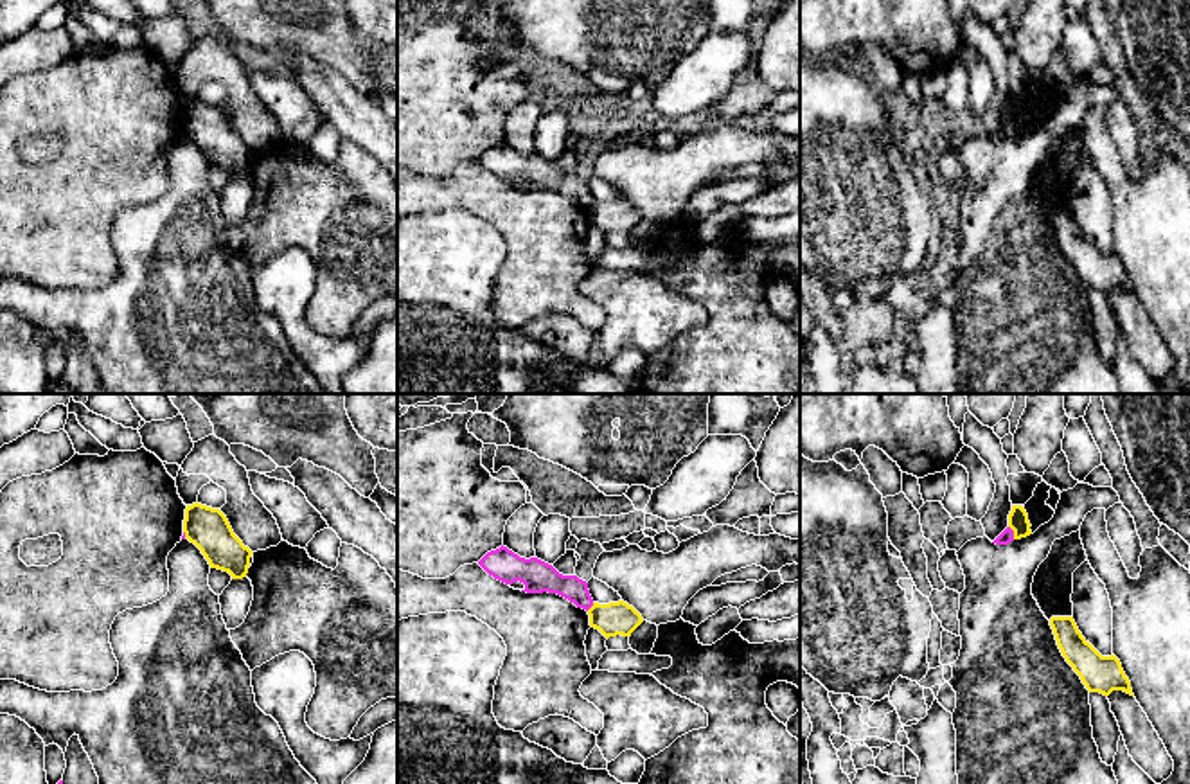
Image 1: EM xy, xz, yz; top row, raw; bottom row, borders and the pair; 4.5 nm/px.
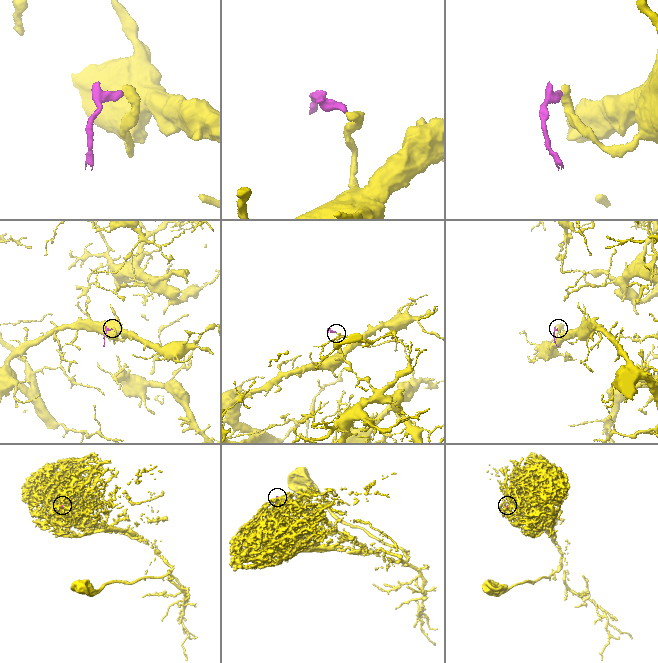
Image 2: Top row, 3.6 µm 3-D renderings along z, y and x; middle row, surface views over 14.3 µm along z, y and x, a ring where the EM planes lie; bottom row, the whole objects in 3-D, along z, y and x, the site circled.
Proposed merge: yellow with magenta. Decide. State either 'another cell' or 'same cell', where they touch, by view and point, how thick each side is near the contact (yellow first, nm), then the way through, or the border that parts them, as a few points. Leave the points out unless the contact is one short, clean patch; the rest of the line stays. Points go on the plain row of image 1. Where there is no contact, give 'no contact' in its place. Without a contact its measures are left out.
another cell; contact yz (1014, 130); calibres 100 and 60 nm; border yz (1009, 123), (1014, 135)

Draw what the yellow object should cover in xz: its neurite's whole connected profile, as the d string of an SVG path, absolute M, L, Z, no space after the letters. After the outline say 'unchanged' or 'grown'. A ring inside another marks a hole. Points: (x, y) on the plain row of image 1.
M624 198L599 201L588 207L590 223L599 227L606 236L631 234L631 230L644 219L642 212Z; unchanged

